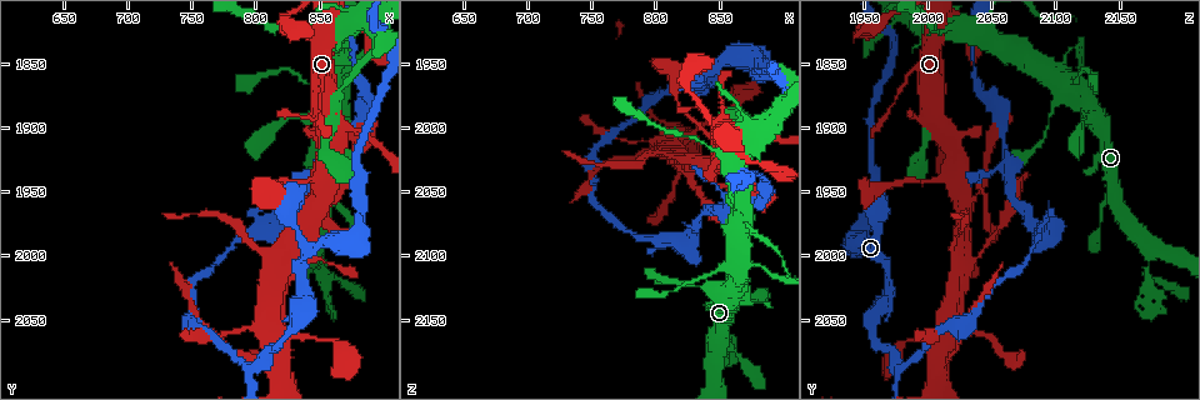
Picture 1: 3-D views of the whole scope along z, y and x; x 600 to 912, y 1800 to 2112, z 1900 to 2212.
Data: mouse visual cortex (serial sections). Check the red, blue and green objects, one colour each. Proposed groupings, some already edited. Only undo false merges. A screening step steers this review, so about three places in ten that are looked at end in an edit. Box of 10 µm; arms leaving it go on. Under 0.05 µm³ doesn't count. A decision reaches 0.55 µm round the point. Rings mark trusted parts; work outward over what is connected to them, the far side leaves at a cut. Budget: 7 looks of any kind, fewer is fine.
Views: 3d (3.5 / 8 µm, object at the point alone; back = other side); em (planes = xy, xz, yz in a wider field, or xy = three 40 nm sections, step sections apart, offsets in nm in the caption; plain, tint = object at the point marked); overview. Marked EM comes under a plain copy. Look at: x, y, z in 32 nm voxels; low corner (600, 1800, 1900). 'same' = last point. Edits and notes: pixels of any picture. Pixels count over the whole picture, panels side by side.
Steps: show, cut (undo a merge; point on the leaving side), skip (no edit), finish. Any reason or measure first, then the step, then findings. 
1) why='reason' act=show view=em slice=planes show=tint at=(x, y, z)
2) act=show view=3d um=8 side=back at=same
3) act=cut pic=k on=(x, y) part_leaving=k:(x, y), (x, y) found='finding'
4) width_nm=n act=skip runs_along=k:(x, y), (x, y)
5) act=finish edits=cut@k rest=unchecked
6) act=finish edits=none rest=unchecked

why='thick turns thin' act=show view=3d um=3.5 at=(804, 1996, 2020)

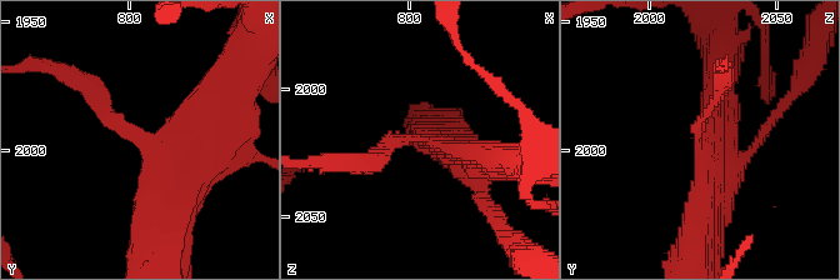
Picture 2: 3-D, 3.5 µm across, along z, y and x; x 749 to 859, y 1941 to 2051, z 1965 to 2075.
why='shape alone is not enough' act=show view=em slice=xy step=5 show=tint at=(802, 1997, 2019)

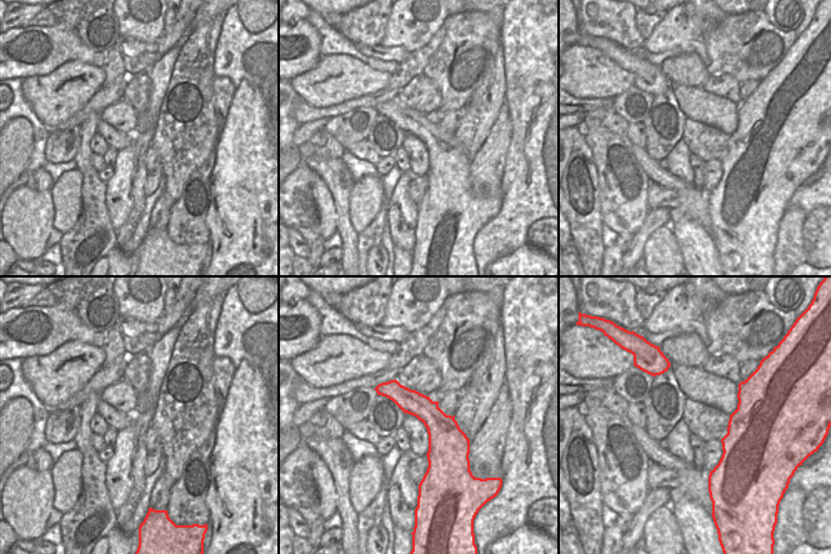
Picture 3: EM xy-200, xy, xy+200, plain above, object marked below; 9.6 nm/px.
arm_widths_nm=150,400 act=skip runs_along=3:(381, 387), (436, 425), (431, 469) found='all the same cell'

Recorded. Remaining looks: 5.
why='abrupt turn' act=show view=3d um=3.5 at=(882, 1976, 1952)

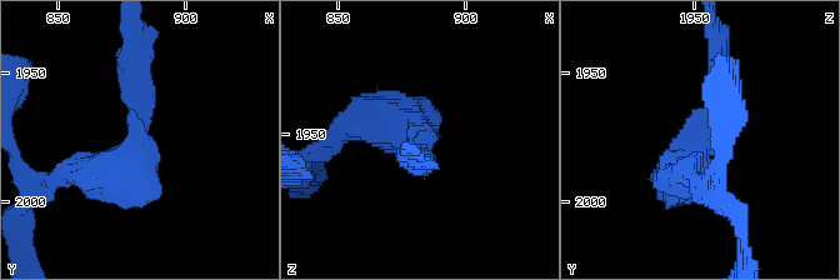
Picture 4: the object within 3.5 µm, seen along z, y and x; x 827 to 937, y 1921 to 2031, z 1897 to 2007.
arm_widths_nm=300,450 act=show view=em slice=xy step=1 show=tint at=(882, 1977, 1951)

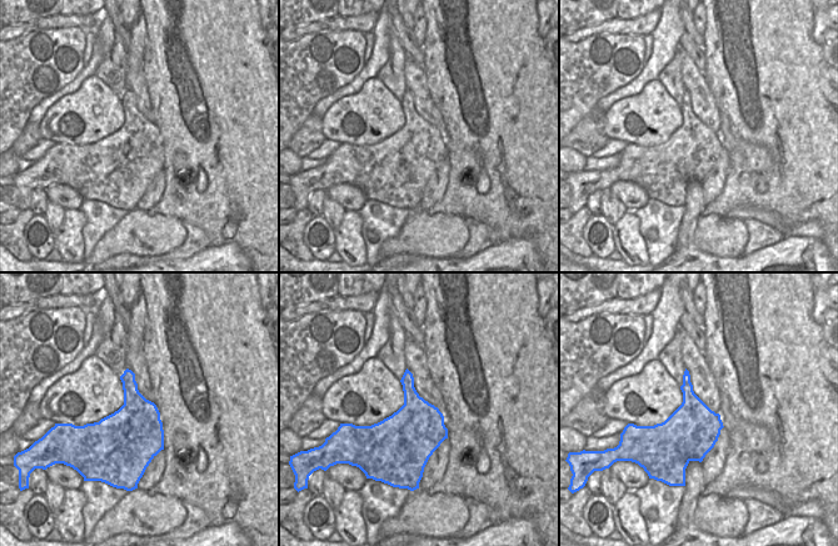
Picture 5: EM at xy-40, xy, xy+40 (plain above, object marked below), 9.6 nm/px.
why='another direction' act=show view=em slice=planes show=tint at=same

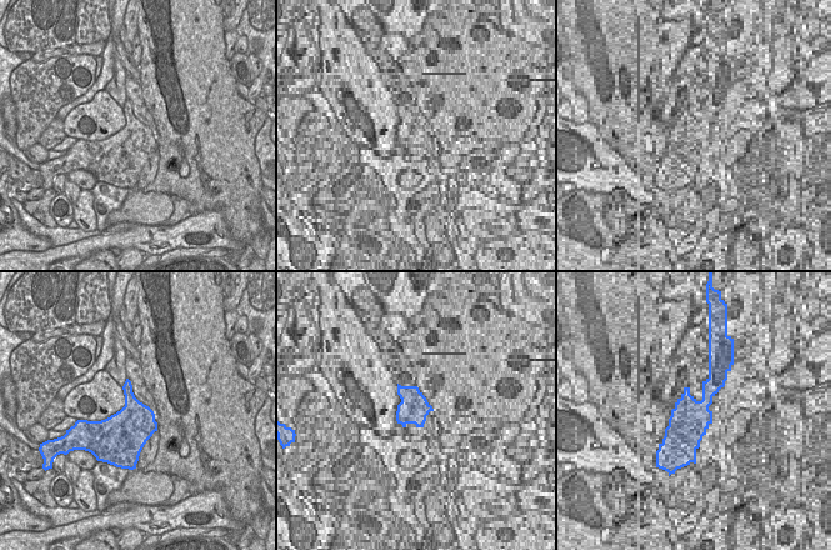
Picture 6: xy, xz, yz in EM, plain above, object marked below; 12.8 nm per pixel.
act=skip found='continuous, no second cell'

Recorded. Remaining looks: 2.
why='abrupt turn' act=show view=3d um=3.5 side=back at=(826, 1982, 2090)

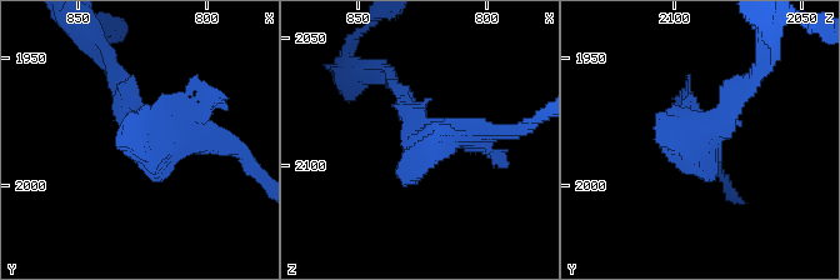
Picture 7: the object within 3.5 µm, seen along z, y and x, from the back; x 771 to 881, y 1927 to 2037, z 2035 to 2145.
why='shape alone is not enough' act=show view=em slice=planes show=tint at=(826, 1981, 2091)

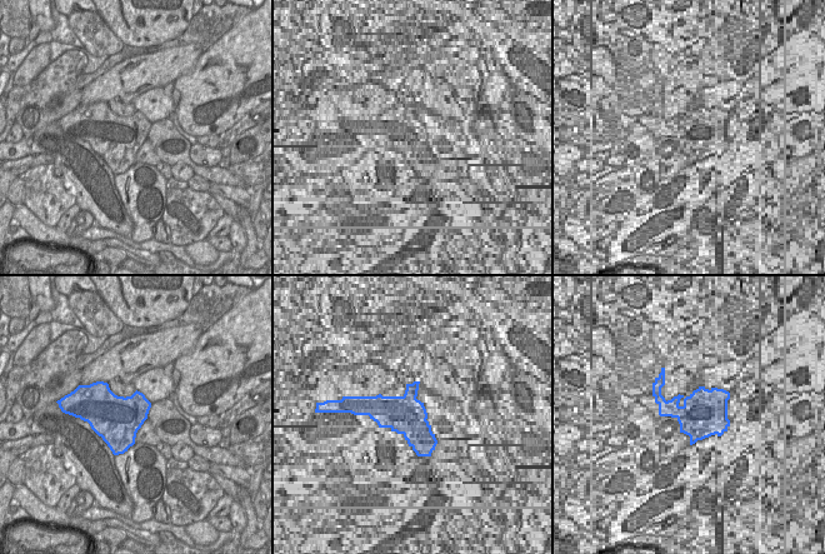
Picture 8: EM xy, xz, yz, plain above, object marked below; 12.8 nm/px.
width_nm=600 act=skip runs_along=7:(221, 148), (144, 140), (121, 83) found='all the same cell'

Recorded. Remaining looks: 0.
act=finish edits=none rest=unchecked

